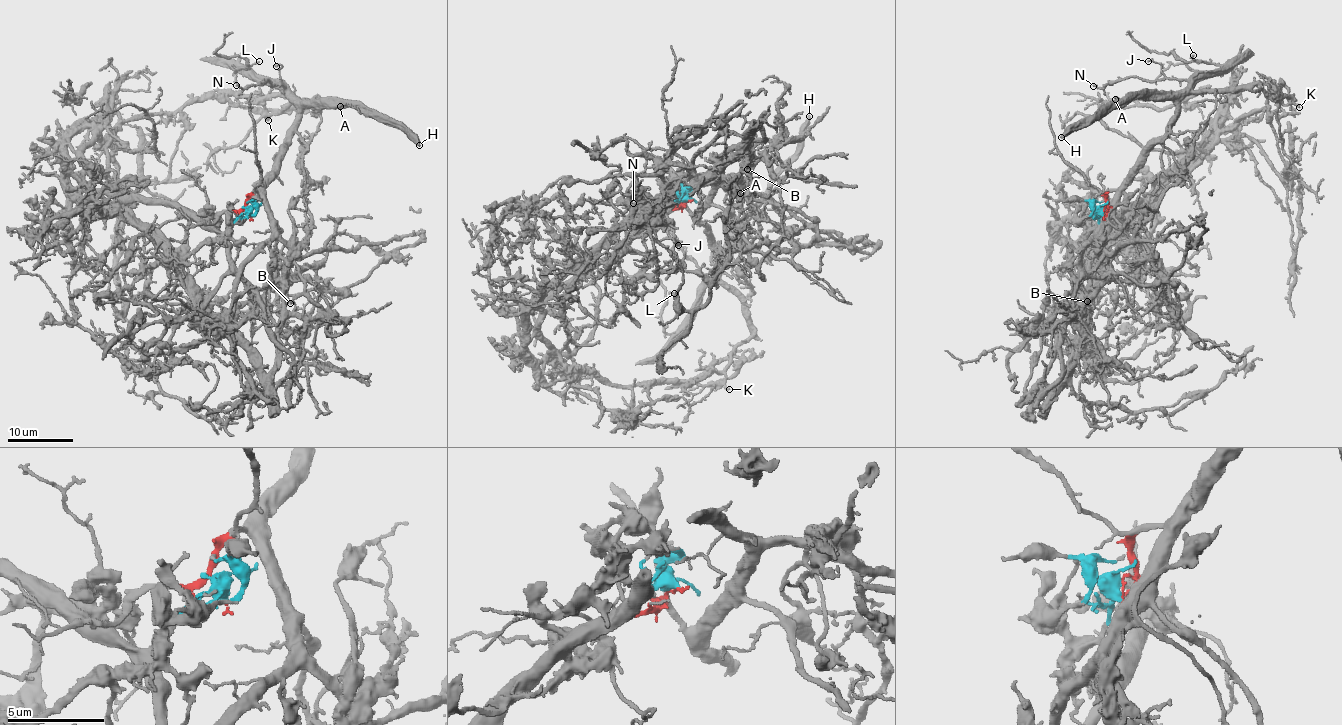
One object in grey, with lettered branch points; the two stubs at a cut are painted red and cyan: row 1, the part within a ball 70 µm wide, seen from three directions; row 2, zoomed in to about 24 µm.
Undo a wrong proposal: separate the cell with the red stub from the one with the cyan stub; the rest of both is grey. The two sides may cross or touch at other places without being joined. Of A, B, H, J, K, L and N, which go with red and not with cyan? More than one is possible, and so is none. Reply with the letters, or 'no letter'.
A, H, J, K, L, N

